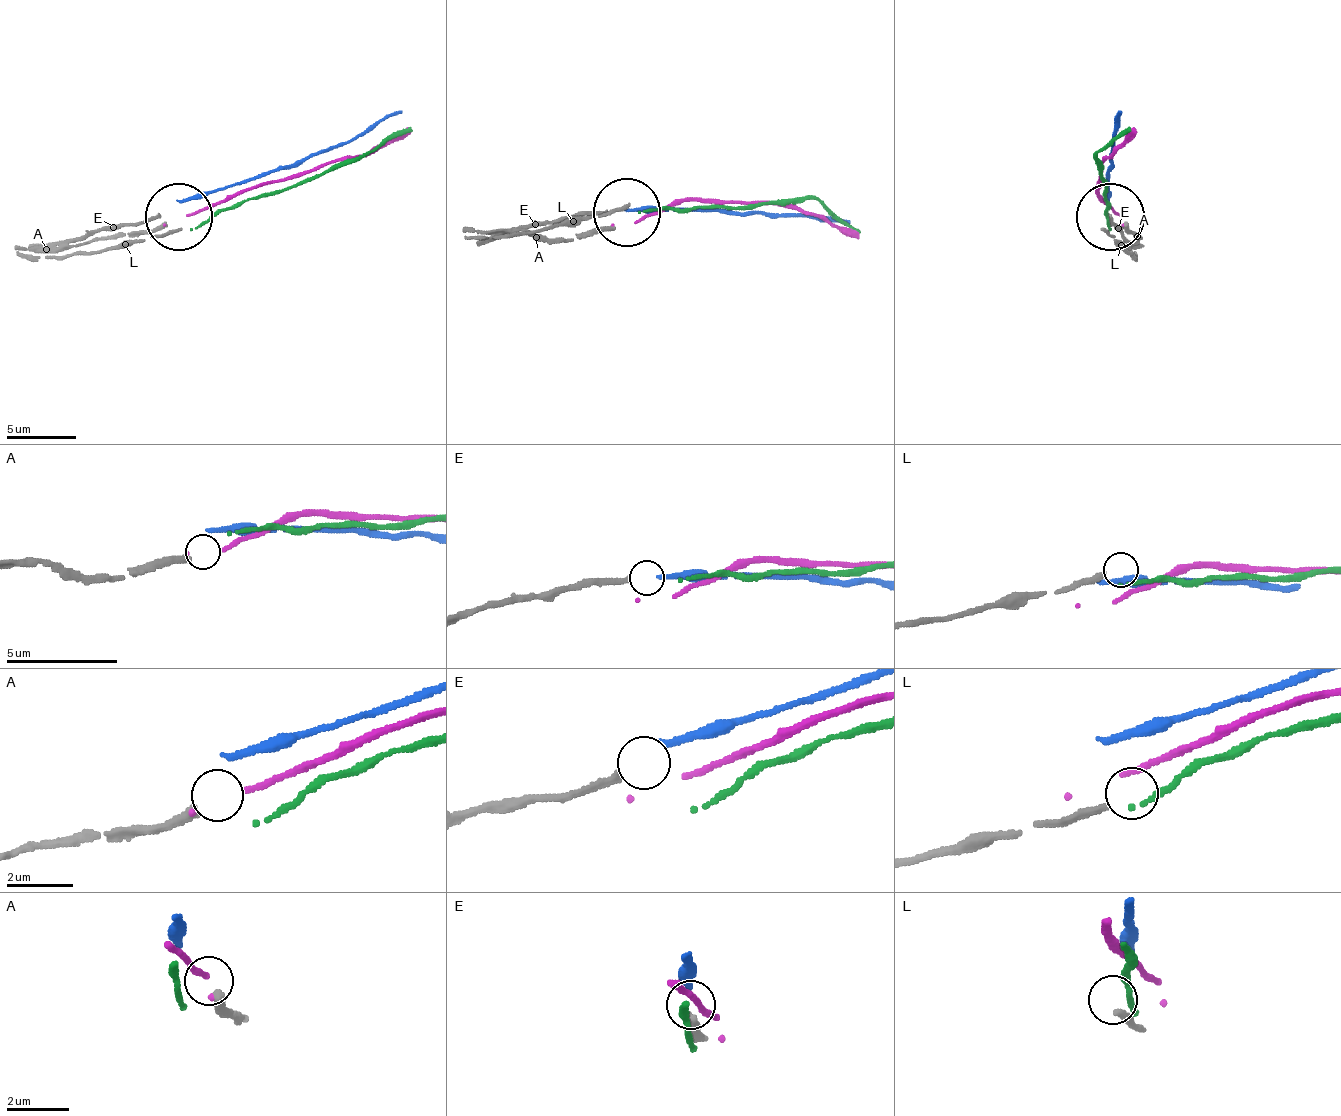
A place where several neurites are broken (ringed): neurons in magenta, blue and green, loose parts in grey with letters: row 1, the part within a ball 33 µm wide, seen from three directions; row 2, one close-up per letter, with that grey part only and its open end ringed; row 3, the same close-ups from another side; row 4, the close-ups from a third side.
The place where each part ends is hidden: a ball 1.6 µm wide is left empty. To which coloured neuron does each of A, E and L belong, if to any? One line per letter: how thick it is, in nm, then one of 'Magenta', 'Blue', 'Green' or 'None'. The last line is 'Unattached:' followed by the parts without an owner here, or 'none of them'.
A: Thickness 300 nm. None
E: Thickness 200 nm. None
L: Thickness 240 nm. None
Unattached: A, E, L

